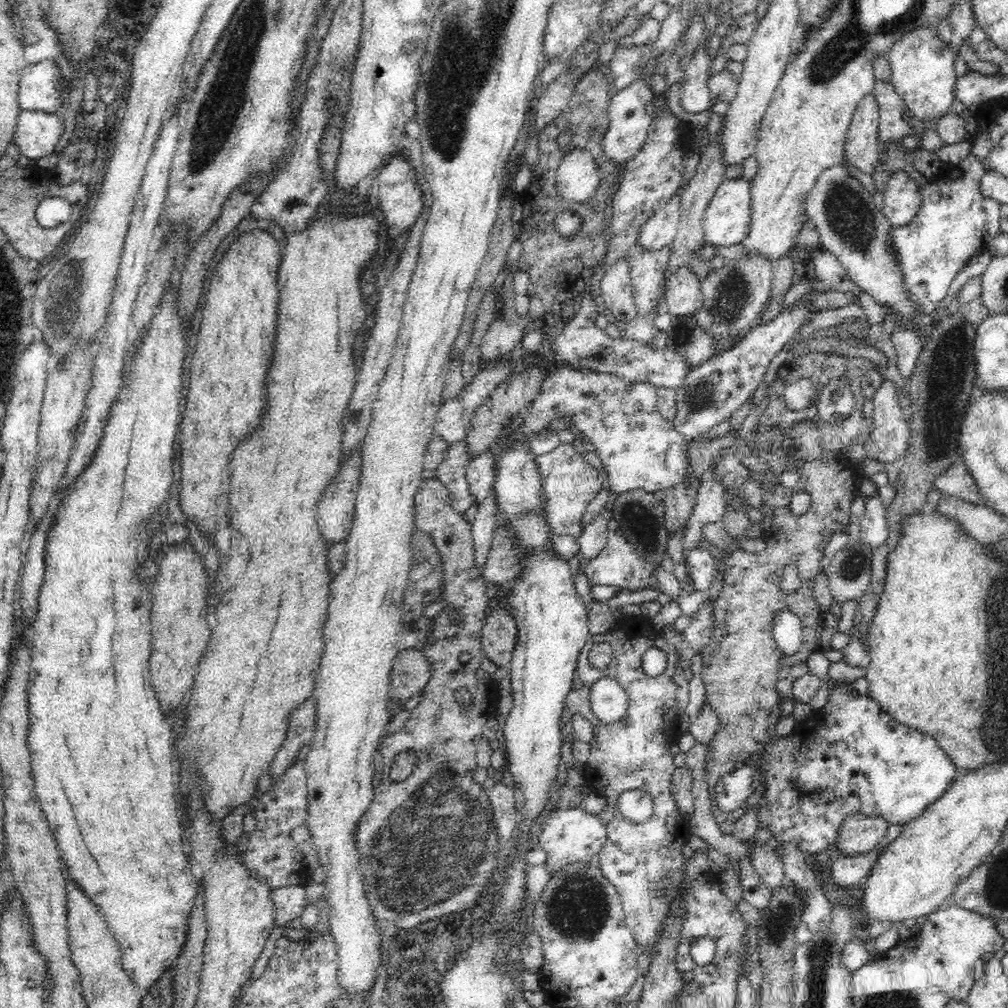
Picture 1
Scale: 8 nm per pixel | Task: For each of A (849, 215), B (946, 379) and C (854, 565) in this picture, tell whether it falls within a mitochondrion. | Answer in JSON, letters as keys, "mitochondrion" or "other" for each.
{"A":"mitochondrion","B":"mitochondrion","C":"mitochondrion"}

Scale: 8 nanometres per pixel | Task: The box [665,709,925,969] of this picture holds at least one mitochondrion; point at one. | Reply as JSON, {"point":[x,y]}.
{"point":[778,924]}

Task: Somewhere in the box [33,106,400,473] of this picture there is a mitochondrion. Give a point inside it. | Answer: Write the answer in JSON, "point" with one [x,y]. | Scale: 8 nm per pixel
{"point":[60,310]}

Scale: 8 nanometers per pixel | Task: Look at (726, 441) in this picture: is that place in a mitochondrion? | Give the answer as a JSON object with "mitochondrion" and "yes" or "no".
{"mitochondrion":"no"}

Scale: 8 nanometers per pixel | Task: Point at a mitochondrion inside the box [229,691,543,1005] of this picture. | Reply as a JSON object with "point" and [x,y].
{"point":[434,848]}

